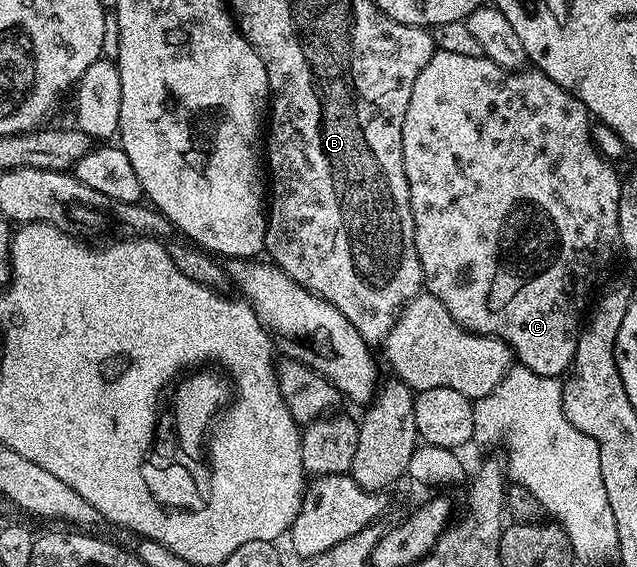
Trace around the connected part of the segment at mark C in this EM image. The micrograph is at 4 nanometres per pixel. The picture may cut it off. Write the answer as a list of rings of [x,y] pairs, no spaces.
[[[436,50],[425,62],[421,74],[417,74],[417,82],[413,82],[413,94],[409,94],[409,110],[405,110],[405,122],[403,123],[403,133],[401,142],[403,143],[403,165],[405,166],[405,178],[409,186],[409,198],[411,199],[411,213],[413,214],[413,226],[415,227],[415,245],[417,246],[417,258],[421,262],[423,271],[423,283],[426,291],[431,292],[439,299],[441,306],[449,310],[449,314],[459,323],[460,326],[467,329],[468,332],[475,332],[479,336],[495,336],[498,340],[504,340],[511,348],[514,359],[522,367],[533,370],[533,374],[538,376],[558,376],[562,377],[570,369],[575,351],[577,350],[577,338],[581,321],[584,319],[585,311],[583,307],[587,304],[587,295],[591,292],[591,283],[599,276],[599,271],[614,258],[620,251],[619,230],[618,230],[618,204],[621,176],[615,173],[616,166],[612,161],[602,155],[596,148],[591,132],[593,127],[592,117],[583,105],[573,94],[569,94],[553,78],[549,78],[544,72],[538,70],[520,70],[518,72],[507,72],[501,66],[497,66],[493,60],[488,60],[486,56],[466,56],[465,54],[449,54]]]

